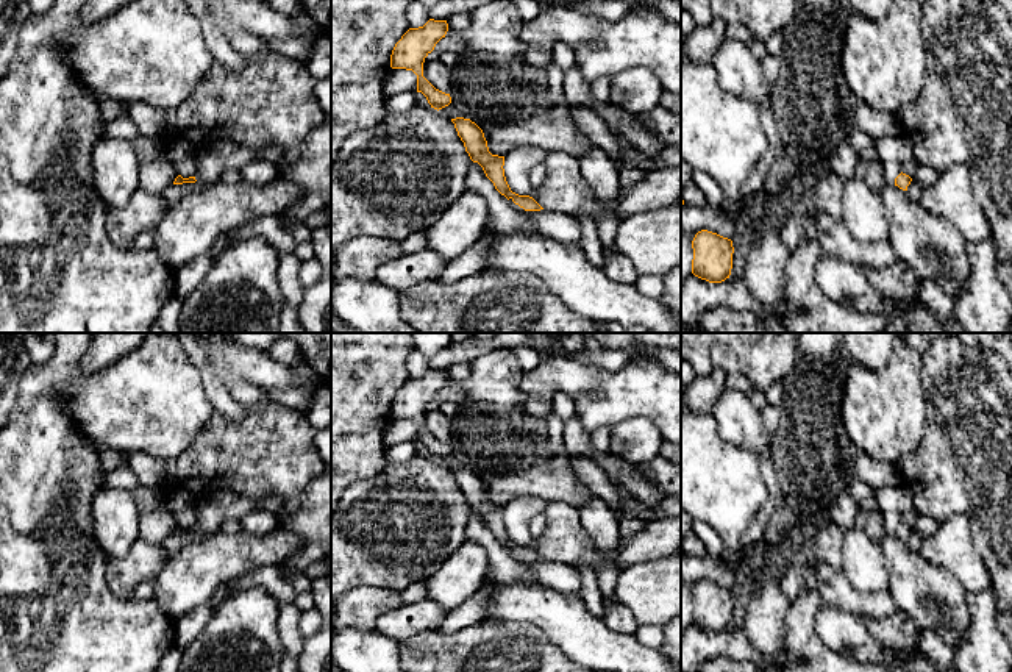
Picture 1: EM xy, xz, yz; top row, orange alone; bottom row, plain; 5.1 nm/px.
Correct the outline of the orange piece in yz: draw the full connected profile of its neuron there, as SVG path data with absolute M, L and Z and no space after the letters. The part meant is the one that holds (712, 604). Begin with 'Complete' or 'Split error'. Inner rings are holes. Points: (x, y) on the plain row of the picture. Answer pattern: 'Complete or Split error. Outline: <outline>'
Complete. Outline: M701 580L692 591L692 624L709 633L722 633L731 625L732 591L717 583Z

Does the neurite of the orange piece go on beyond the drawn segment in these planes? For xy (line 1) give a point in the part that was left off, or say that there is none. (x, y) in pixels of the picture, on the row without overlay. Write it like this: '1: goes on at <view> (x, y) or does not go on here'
1: does not go on here

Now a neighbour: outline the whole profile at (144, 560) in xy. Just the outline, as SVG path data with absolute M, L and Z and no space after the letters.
M137 539L122 558L112 558L106 567L106 583L120 600L130 600L136 588L148 578L156 578L169 556L161 545Z

